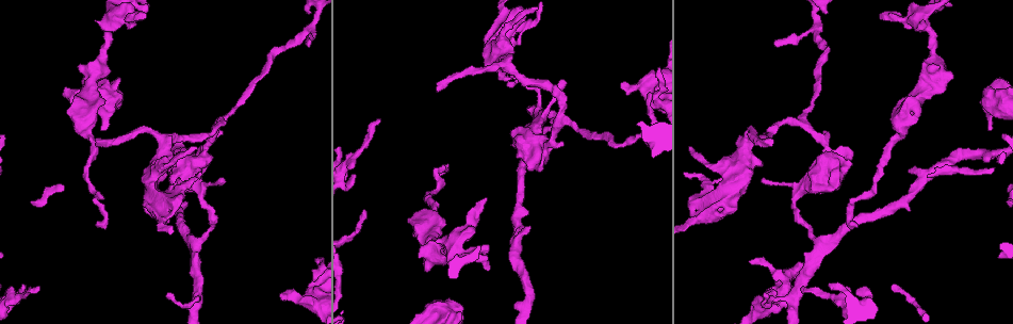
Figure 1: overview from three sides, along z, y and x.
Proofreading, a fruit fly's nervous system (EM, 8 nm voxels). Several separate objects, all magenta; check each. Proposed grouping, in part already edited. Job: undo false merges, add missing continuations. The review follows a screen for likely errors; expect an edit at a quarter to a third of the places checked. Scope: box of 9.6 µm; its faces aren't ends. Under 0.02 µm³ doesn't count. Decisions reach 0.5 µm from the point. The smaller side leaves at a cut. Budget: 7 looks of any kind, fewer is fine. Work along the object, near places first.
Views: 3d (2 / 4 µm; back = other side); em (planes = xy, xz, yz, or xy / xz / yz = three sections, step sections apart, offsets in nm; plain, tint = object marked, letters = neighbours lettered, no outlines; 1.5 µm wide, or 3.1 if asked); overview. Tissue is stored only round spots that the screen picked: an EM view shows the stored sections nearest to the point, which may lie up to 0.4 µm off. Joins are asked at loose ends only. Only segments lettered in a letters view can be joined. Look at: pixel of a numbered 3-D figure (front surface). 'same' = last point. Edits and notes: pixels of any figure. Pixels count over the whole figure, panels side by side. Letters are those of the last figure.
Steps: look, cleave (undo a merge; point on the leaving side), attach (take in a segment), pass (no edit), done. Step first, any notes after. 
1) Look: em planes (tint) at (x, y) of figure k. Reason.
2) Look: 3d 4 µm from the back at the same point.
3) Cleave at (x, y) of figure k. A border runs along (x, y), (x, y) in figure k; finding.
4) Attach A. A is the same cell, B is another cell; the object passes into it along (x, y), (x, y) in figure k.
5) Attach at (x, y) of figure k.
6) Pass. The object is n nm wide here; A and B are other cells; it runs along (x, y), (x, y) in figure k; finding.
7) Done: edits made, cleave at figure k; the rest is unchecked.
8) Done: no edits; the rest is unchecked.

Look: 3d 4 µm at (719, 178) of figure 1.

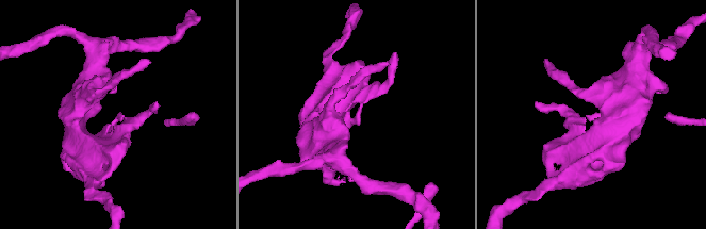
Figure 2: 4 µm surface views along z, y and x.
Look: em planes (letters) at (593, 115) of figure 2. Need the tissue.

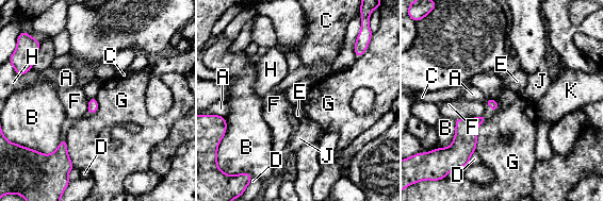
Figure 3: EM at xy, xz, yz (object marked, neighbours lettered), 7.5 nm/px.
Pass. A, B, C, D, E, F, G, H, J and K are other cells; none of them fits.

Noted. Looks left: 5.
Look: em xy step 4 (letters) at (786, 305) of figure 1. Free end.

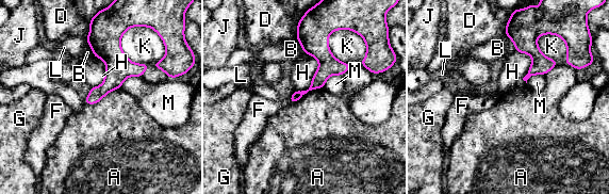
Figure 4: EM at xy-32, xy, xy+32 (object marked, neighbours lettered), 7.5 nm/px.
Look: em planes (letters) at the same point. Cut it another way.

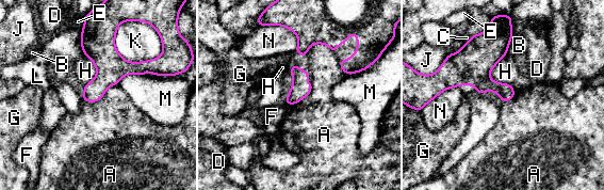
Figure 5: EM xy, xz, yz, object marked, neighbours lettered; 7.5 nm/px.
Pass. A, B, C, D, E, F, G, H, J, K, L, M and N are other cells; a border runs along (117, 83), (99, 99), (84, 101) in figure 5; none of them fits.

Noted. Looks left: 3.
Look: em planes (letters) at (380, 119) of figure 1. Free end.

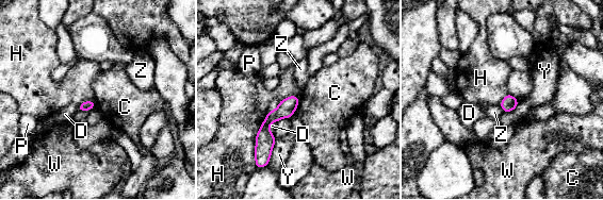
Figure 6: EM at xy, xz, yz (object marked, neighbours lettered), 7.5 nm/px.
Pass. The longest contact is with H, 380 nm; C, D, H, P, W, Y and Z are other cells; it runs along (296, 99), (265, 123), (267, 153) in figure 6; none of them fits.

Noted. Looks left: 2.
Done: no edits; the rest is unchecked.

